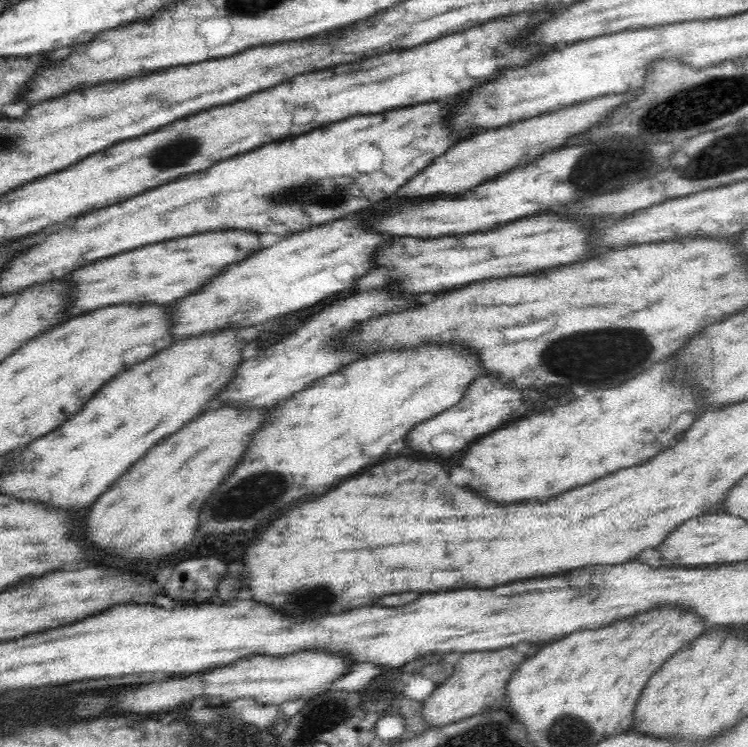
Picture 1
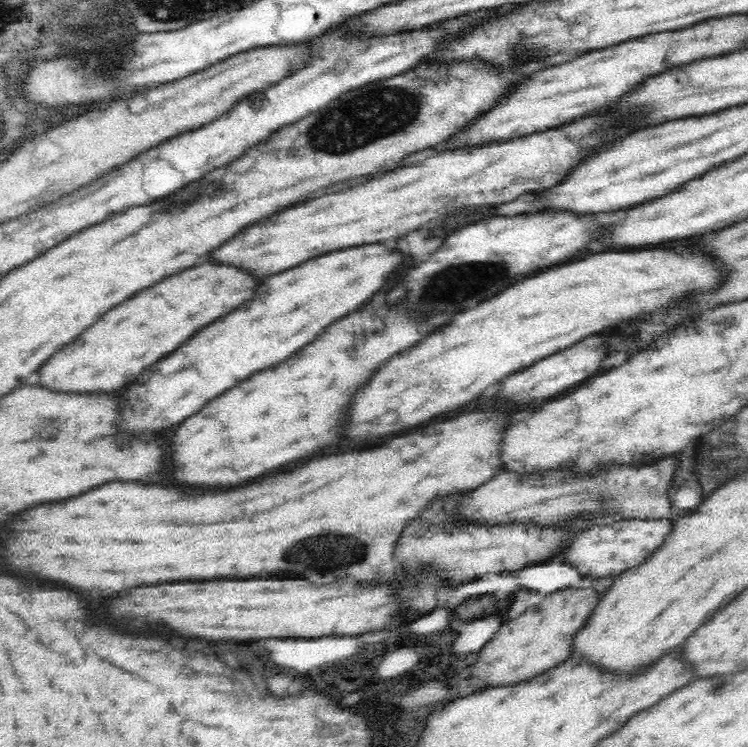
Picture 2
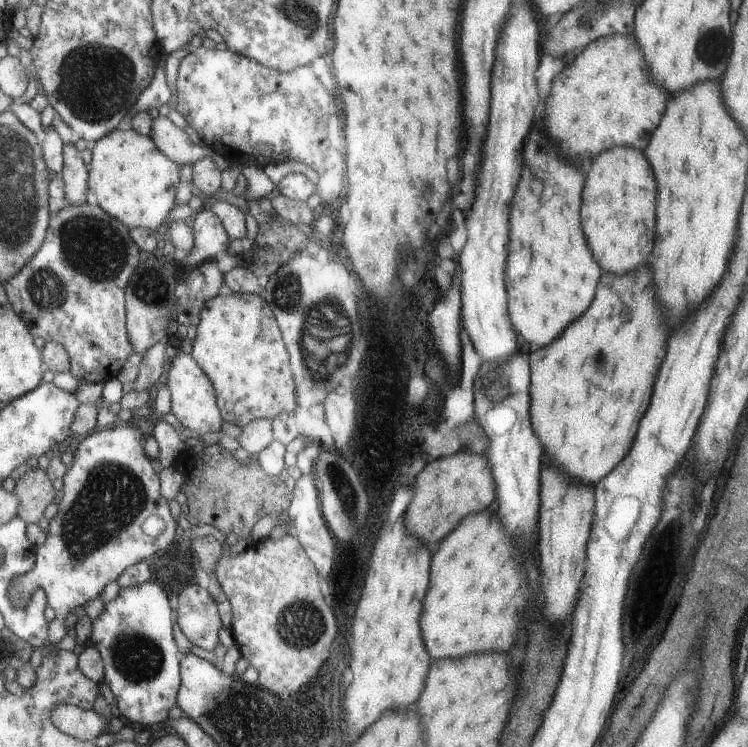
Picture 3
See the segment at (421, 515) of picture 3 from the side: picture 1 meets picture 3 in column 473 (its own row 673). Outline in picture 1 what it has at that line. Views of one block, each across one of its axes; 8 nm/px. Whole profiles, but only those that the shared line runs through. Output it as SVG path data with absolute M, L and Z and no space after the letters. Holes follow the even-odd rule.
M512 647L459 655L457 662L453 663L455 671L452 675L431 692L427 692L429 697L421 703L424 722L432 729L438 725L454 724L486 710L505 708L508 700L506 683L524 660L524 657L514 653Z

